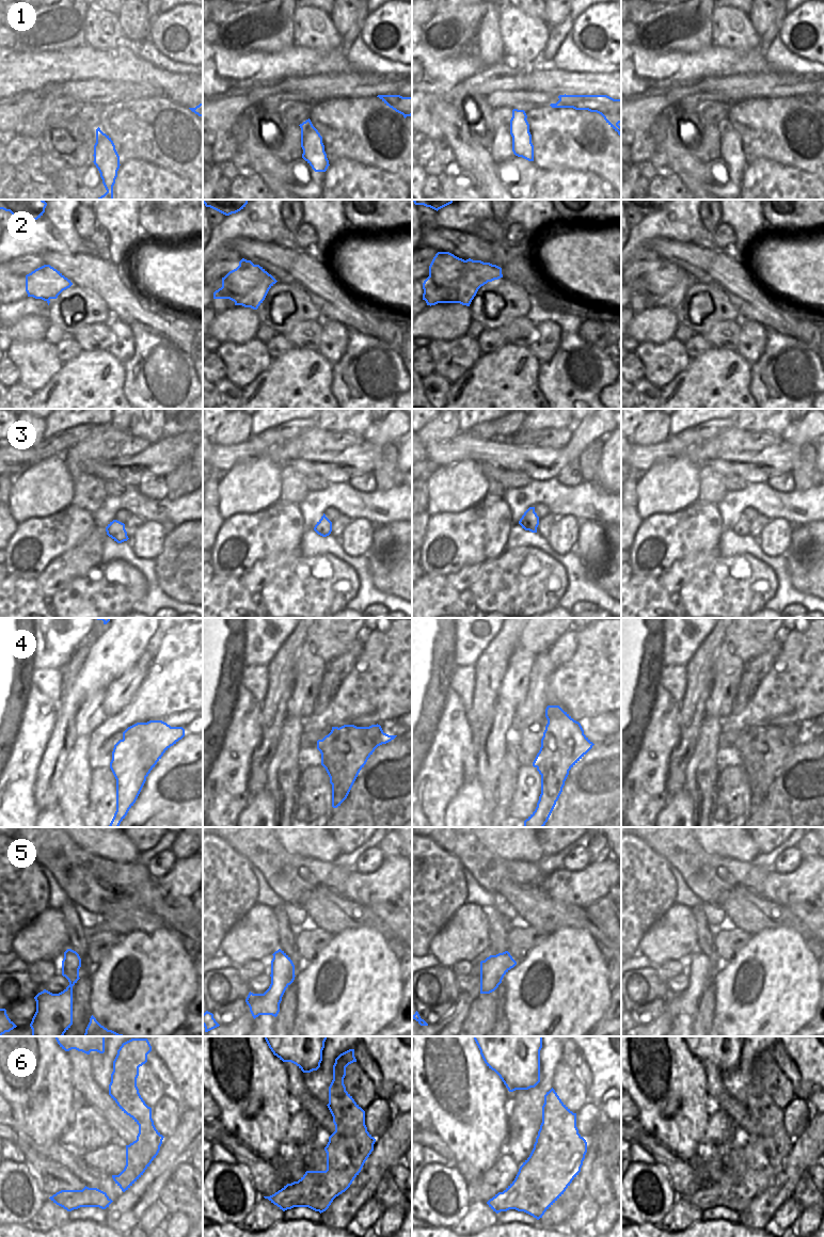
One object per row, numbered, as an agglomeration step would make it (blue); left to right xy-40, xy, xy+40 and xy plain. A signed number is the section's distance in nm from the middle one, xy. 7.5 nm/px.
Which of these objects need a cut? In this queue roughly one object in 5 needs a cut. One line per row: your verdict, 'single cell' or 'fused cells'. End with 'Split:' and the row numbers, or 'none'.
1: fused cells
2: fused cells
3: single cell
4: fused cells
5: single cell
6: single cell
Split: 1, 2, 4

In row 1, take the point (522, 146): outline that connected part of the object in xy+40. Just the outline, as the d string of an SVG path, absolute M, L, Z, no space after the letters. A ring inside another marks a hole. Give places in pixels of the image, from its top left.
M527 120L524 127L518 127L516 123L510 123L510 134L513 154L528 161L534 161L534 145Z

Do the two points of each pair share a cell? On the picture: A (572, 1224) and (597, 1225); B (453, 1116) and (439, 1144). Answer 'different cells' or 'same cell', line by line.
A: different cells
B: different cells

